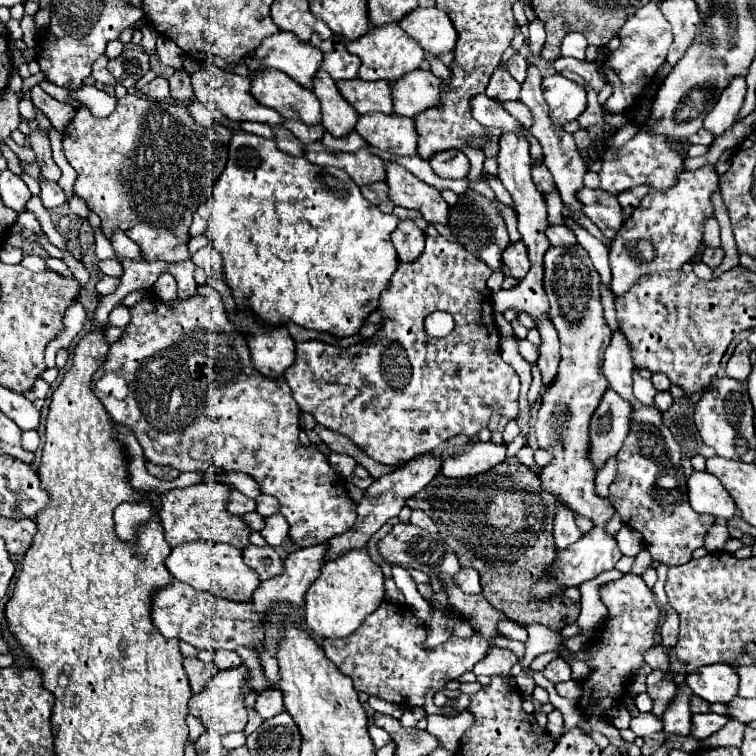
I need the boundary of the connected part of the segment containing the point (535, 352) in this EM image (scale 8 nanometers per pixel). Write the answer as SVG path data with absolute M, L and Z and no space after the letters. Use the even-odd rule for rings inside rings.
M519 340L519 350L521 350L521 356L523 356L527 362L531 362L531 364L537 362L537 358L539 358L539 348L537 348L535 344L531 344L529 340Z

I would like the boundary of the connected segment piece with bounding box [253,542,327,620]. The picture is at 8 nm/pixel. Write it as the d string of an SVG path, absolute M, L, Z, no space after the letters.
M325 542L295 550L283 562L285 564L283 574L263 582L257 588L257 592L253 596L253 604L255 604L255 608L259 608L259 616L263 616L263 620L265 620L267 610L275 602L287 602L287 604L303 606L305 592L307 592L309 584L321 572L321 566L325 562L325 552L327 552Z

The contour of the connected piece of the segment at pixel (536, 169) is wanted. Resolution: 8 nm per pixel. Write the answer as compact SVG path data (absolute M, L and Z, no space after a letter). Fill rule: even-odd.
M533 166L533 180L535 180L537 190L543 192L543 194L549 194L555 188L553 176L545 166Z

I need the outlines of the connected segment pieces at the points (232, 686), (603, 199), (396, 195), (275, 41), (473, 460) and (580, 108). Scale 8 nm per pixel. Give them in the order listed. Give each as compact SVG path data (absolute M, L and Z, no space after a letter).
M243 666L231 668L231 670L219 670L203 692L193 694L189 698L189 714L199 718L201 724L205 726L205 730L213 730L219 734L243 732L243 728L247 724L247 710L243 706L243 698L249 690L245 676L247 676L247 668L243 668Z
M581 188L577 194L577 200L583 204L585 216L593 220L601 228L601 232L607 238L615 238L615 232L621 228L621 206L613 194L607 194L603 190L591 190Z
M387 162L387 186L393 204L403 208L413 208L423 214L427 222L447 224L447 202L441 198L439 190L415 178L409 170L395 162Z
M285 30L267 36L267 40L263 40L255 50L255 58L261 68L277 68L305 88L311 88L311 80L323 60L319 48L301 42L295 34Z
M475 442L463 454L447 456L443 460L443 476L447 478L463 478L487 472L495 464L499 464L505 456L505 446L493 442Z
M553 74L543 78L543 96L549 104L549 112L553 122L565 124L579 118L587 108L585 88L561 74Z

